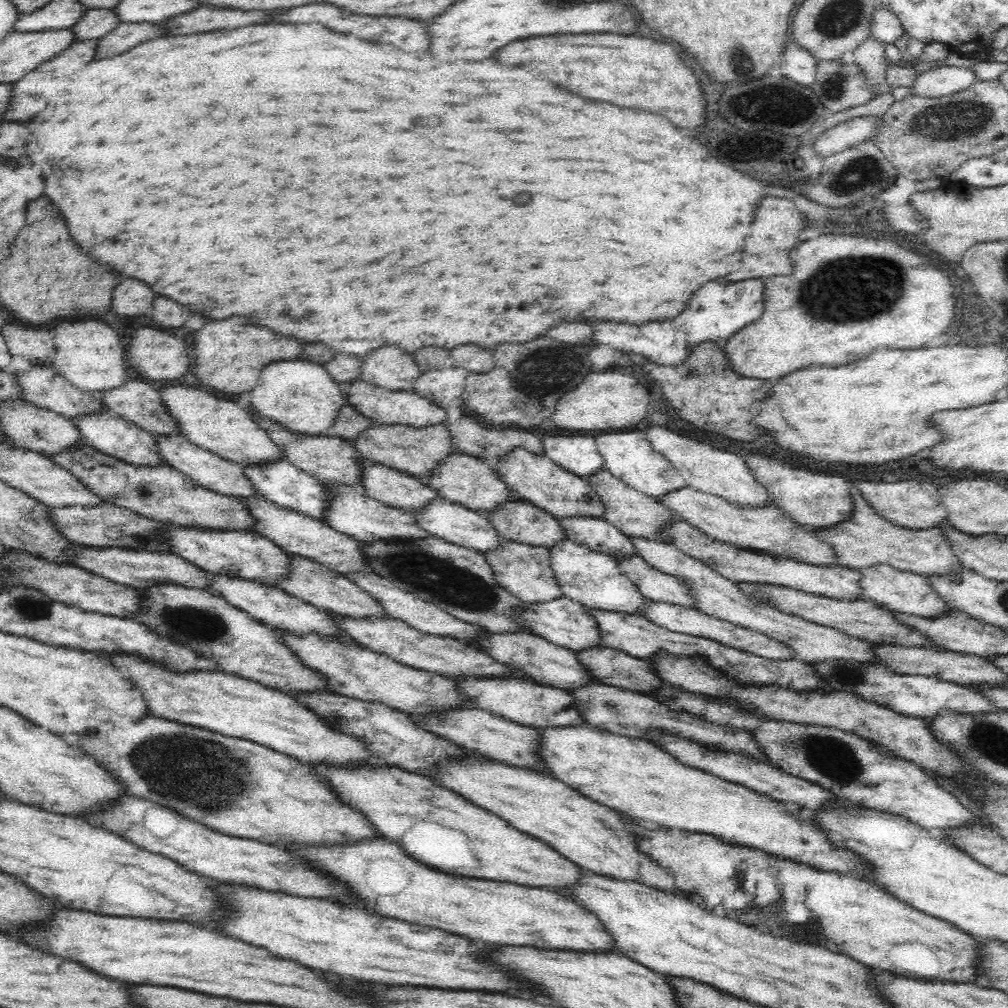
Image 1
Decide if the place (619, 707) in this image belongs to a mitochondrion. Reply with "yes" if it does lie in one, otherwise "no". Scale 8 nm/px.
yes

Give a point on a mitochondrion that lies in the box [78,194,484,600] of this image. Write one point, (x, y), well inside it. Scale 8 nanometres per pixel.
(135, 535)

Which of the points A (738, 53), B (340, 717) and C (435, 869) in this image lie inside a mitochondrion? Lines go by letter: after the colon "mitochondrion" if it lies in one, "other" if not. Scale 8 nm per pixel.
A: mitochondrion
B: mitochondrion
C: other

